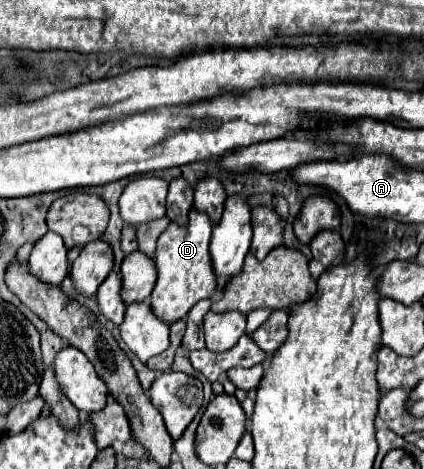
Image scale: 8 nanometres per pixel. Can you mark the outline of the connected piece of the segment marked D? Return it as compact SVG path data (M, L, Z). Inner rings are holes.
M193 209L189 211L189 227L171 223L165 229L165 233L159 237L157 253L155 253L159 279L151 293L151 307L153 307L153 313L169 325L183 319L197 301L209 299L217 293L217 277L213 271L211 257L209 257L211 229L213 227L211 227L209 217Z

